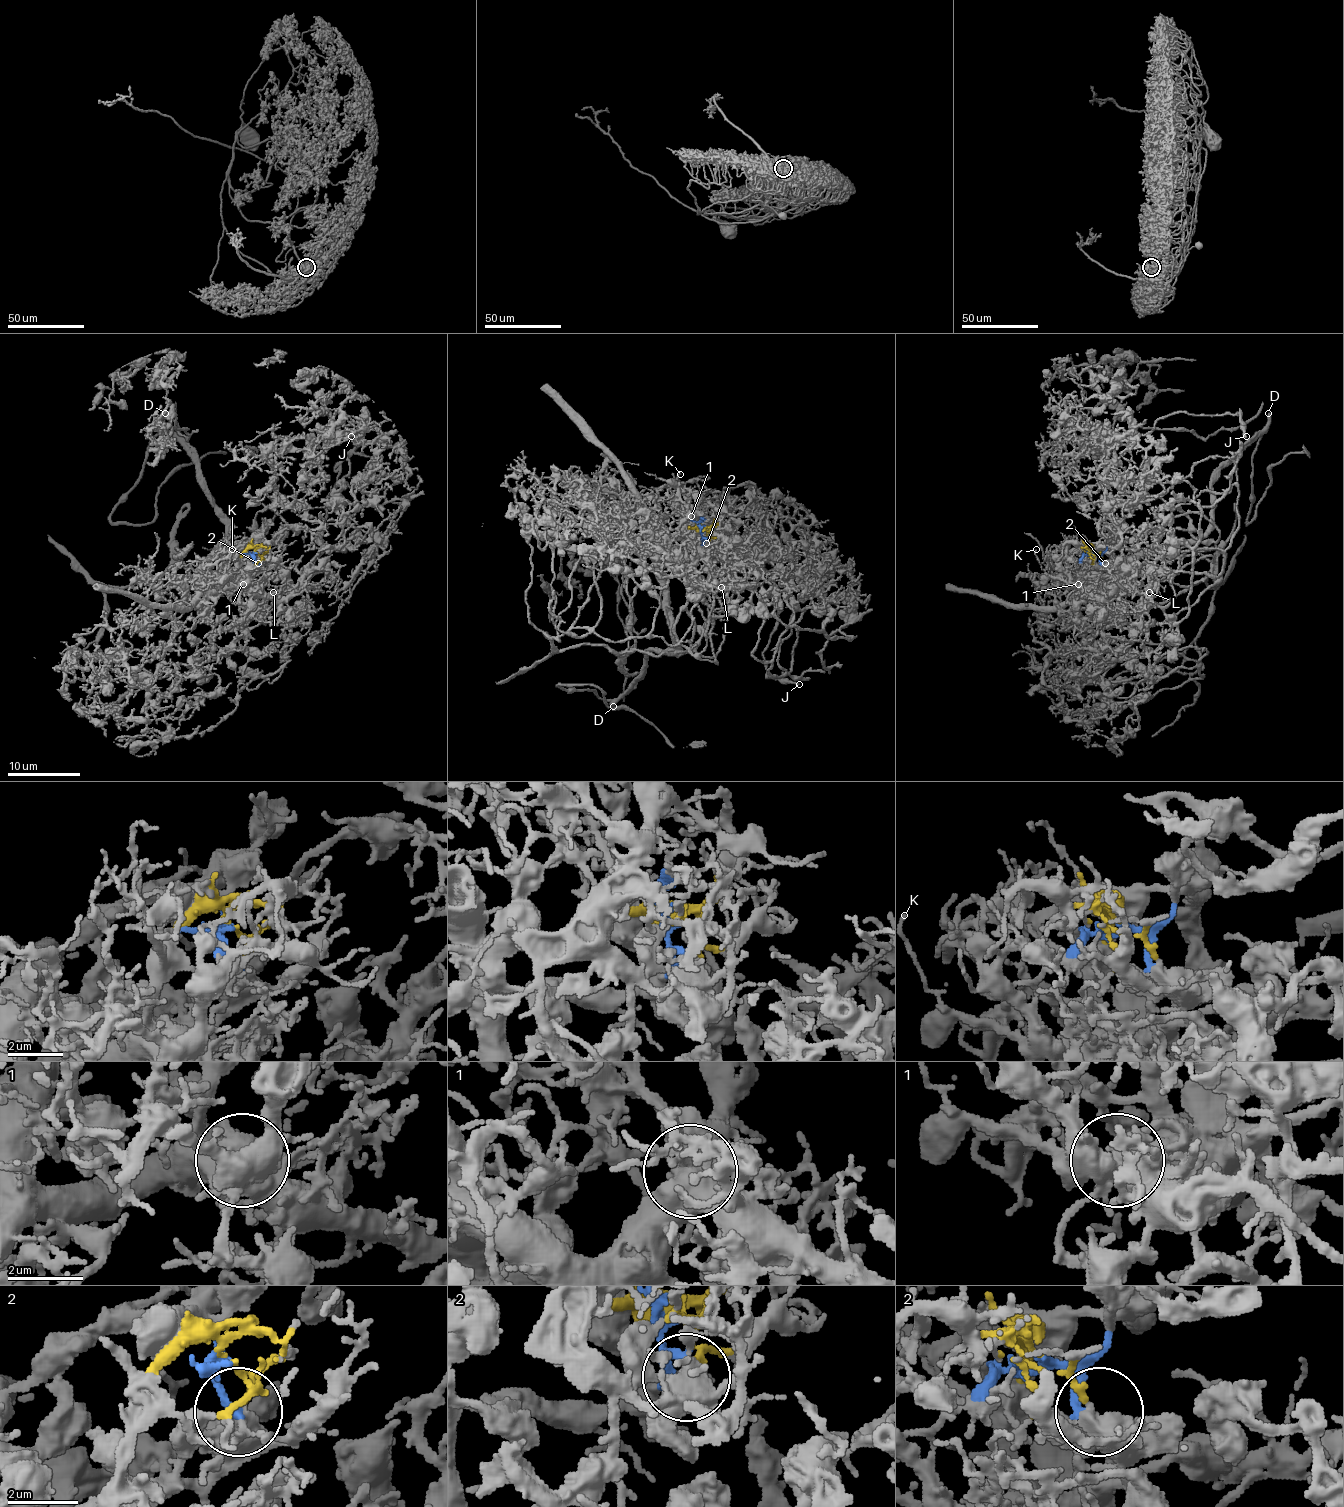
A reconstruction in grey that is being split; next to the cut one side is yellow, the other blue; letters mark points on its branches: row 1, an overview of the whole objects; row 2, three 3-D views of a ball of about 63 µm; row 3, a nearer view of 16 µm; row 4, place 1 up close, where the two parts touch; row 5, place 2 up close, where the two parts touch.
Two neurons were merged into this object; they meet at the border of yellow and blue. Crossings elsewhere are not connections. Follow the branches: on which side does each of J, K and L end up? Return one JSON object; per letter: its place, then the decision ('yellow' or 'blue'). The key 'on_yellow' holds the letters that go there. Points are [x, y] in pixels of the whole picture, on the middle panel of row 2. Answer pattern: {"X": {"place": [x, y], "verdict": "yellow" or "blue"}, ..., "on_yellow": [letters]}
{"J": {"place": [799, 684], "verdict": "blue"}, "K": {"place": [680, 474], "verdict": "yellow"}, "L": {"place": [721, 587], "verdict": "blue"}, "on_yellow": ["K"]}

